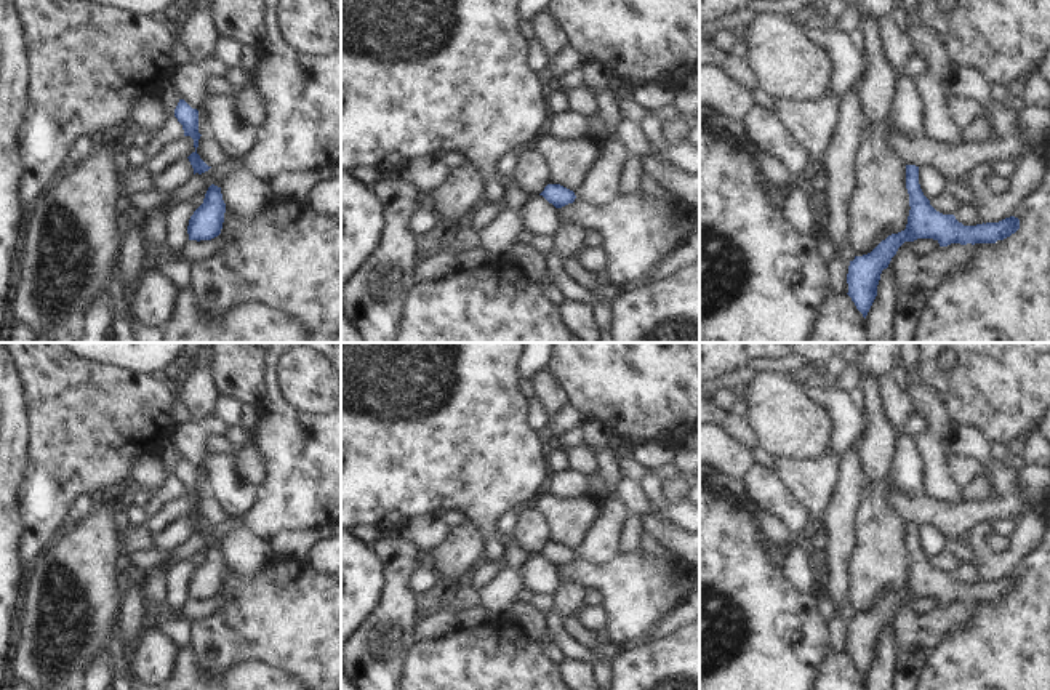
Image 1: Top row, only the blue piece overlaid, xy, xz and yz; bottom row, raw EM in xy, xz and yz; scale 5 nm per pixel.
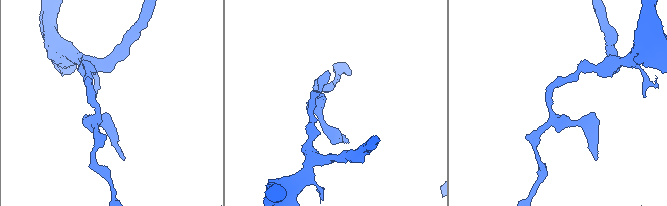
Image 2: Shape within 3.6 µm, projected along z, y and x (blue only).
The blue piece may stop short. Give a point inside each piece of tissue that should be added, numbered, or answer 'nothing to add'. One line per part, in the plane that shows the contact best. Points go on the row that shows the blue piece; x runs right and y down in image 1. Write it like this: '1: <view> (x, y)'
nothing to add.

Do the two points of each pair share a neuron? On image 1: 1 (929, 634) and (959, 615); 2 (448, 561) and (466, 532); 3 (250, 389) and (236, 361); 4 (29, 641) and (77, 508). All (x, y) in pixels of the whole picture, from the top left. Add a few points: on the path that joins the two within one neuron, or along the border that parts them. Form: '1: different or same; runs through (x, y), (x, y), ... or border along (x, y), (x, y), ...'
1: same; runs through (937, 626), (951, 617)
2: same; runs through (455, 554), (466, 538)
3: same; runs through (245, 383), (237, 367)
4: different; border along (93, 505), (84, 517), (68, 527)

